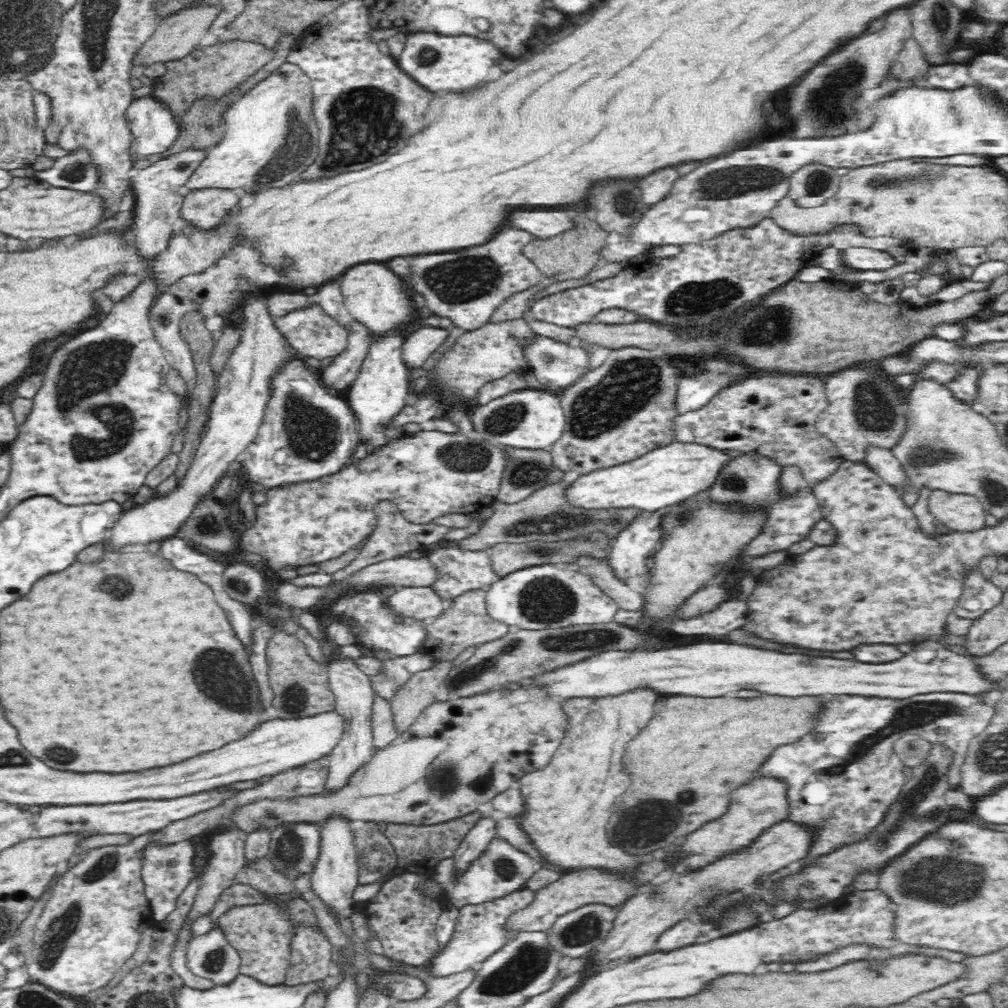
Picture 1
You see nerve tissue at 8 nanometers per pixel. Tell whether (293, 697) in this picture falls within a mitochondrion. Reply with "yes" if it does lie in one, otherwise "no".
yes

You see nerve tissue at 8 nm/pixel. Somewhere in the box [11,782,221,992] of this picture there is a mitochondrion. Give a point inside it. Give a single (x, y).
(51, 949)

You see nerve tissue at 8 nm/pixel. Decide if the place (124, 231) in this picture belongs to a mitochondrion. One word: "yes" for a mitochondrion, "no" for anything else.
no

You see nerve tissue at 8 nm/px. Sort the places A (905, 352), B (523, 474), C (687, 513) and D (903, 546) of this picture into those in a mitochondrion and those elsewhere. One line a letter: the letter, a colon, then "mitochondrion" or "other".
A: other
B: mitochondrion
C: mitochondrion
D: other

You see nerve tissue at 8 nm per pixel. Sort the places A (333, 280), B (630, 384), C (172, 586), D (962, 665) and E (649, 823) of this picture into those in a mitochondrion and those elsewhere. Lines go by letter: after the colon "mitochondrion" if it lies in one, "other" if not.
A: other
B: mitochondrion
C: other
D: other
E: mitochondrion

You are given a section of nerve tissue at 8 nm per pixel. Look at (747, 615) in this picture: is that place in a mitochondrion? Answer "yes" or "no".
no

